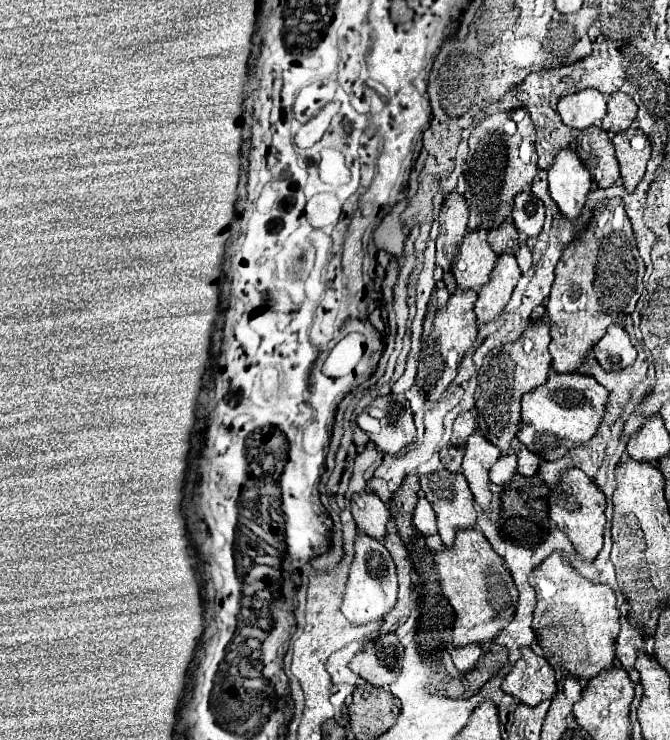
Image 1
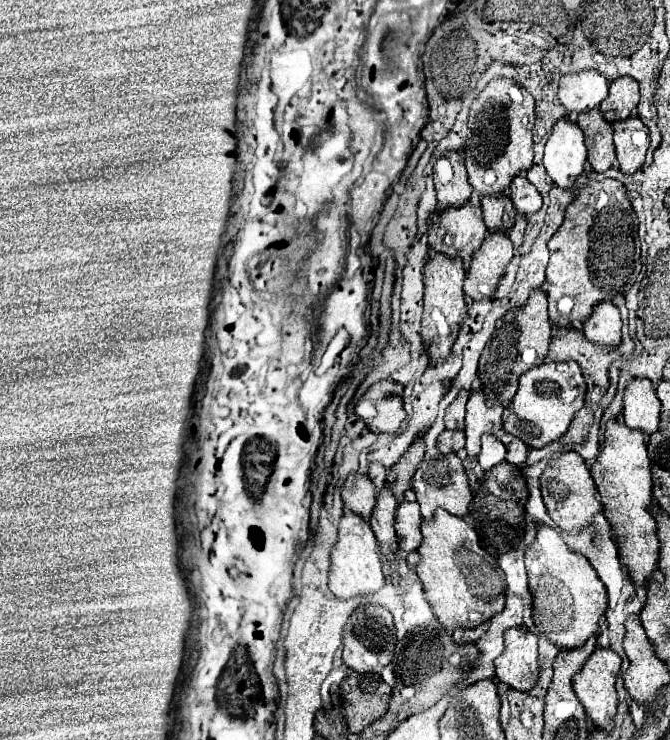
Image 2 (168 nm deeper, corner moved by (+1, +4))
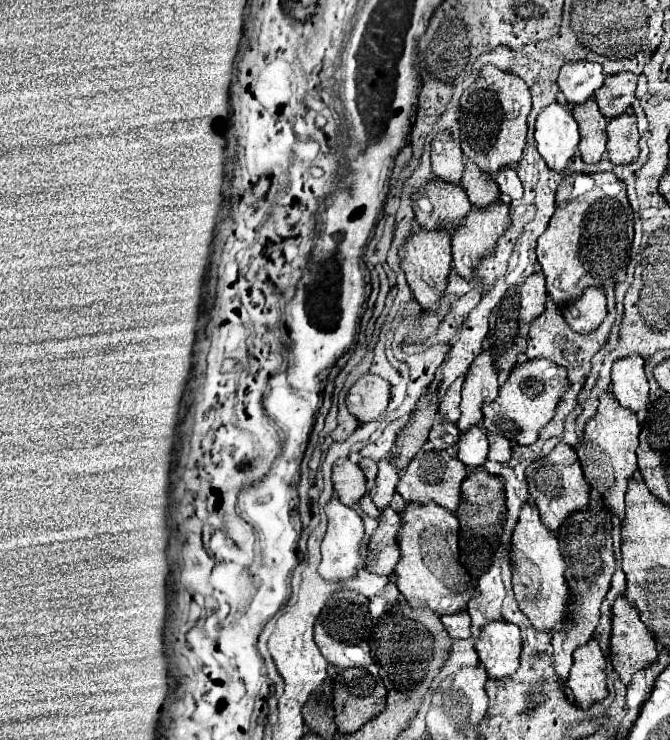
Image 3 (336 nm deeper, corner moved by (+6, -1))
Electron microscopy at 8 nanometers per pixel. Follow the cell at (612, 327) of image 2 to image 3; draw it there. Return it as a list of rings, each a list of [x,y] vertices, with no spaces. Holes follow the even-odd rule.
[[[592,288],[574,304],[574,308],[564,308],[564,318],[570,324],[570,328],[578,334],[590,334],[594,332],[602,320],[606,318],[606,296],[600,288]]]

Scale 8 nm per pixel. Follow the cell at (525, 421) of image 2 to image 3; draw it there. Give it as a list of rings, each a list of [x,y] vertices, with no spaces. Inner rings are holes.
[[[528,360],[518,364],[518,368],[510,374],[510,378],[500,386],[500,396],[484,404],[484,428],[492,434],[506,436],[514,444],[530,446],[540,438],[542,428],[554,418],[558,400],[568,390],[568,378],[566,368],[558,366],[554,378],[560,378],[560,388],[552,388],[552,362],[548,360]]]

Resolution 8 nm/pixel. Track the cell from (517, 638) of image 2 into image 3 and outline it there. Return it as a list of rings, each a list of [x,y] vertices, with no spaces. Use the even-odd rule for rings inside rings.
[[[504,620],[486,624],[476,640],[476,652],[492,680],[504,680],[512,676],[520,668],[520,628]]]

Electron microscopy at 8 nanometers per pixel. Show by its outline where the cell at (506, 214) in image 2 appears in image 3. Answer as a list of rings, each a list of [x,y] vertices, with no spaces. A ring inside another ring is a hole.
[[[466,162],[466,170],[462,176],[462,188],[466,190],[470,202],[476,208],[488,208],[492,204],[500,202],[500,188],[492,176],[486,176],[484,172],[478,172],[474,164]]]

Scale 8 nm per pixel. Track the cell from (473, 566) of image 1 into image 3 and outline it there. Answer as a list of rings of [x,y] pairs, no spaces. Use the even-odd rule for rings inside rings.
[[[428,502],[424,506],[418,504],[406,504],[406,510],[402,512],[404,526],[398,532],[398,546],[400,546],[400,562],[396,564],[394,572],[398,572],[398,590],[408,600],[410,608],[432,608],[436,614],[456,614],[466,608],[466,602],[472,600],[478,590],[474,584],[474,578],[468,574],[468,570],[460,564],[460,550],[458,550],[458,518],[444,510],[442,506]]]

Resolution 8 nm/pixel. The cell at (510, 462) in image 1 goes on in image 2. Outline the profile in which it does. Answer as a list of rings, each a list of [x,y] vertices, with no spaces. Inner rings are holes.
[[[483,435],[481,453],[477,455],[477,463],[481,465],[483,471],[489,471],[497,463],[505,461],[505,455],[507,455],[507,449],[503,447],[503,443],[495,435]]]

